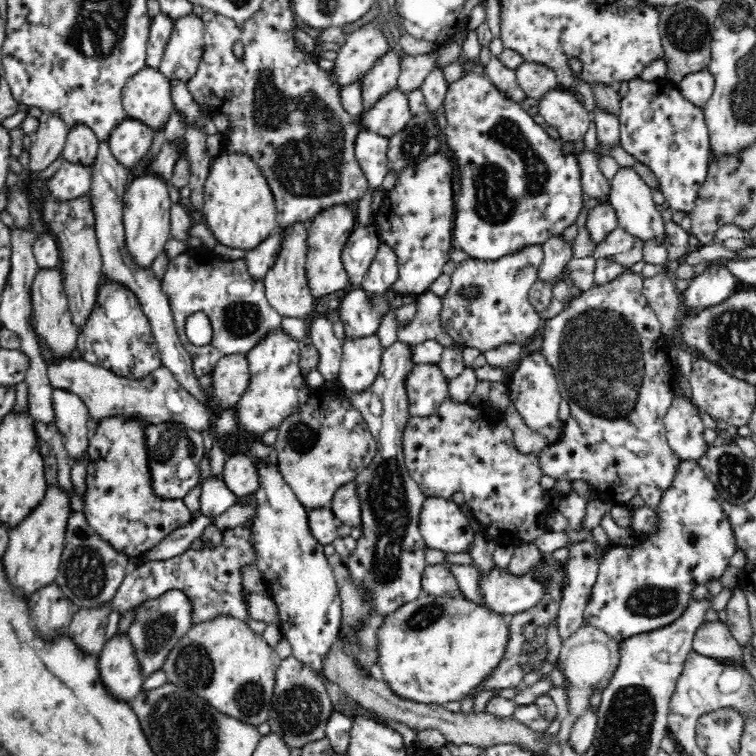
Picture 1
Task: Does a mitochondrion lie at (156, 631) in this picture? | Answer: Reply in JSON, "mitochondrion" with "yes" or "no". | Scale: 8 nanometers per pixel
{"mitochondrion":"yes"}

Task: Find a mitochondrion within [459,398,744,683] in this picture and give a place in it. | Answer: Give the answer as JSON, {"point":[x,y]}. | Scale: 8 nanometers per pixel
{"point":[652,600]}

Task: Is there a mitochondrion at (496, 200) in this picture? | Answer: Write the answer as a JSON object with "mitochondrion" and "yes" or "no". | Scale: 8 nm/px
{"mitochondrion":"yes"}

